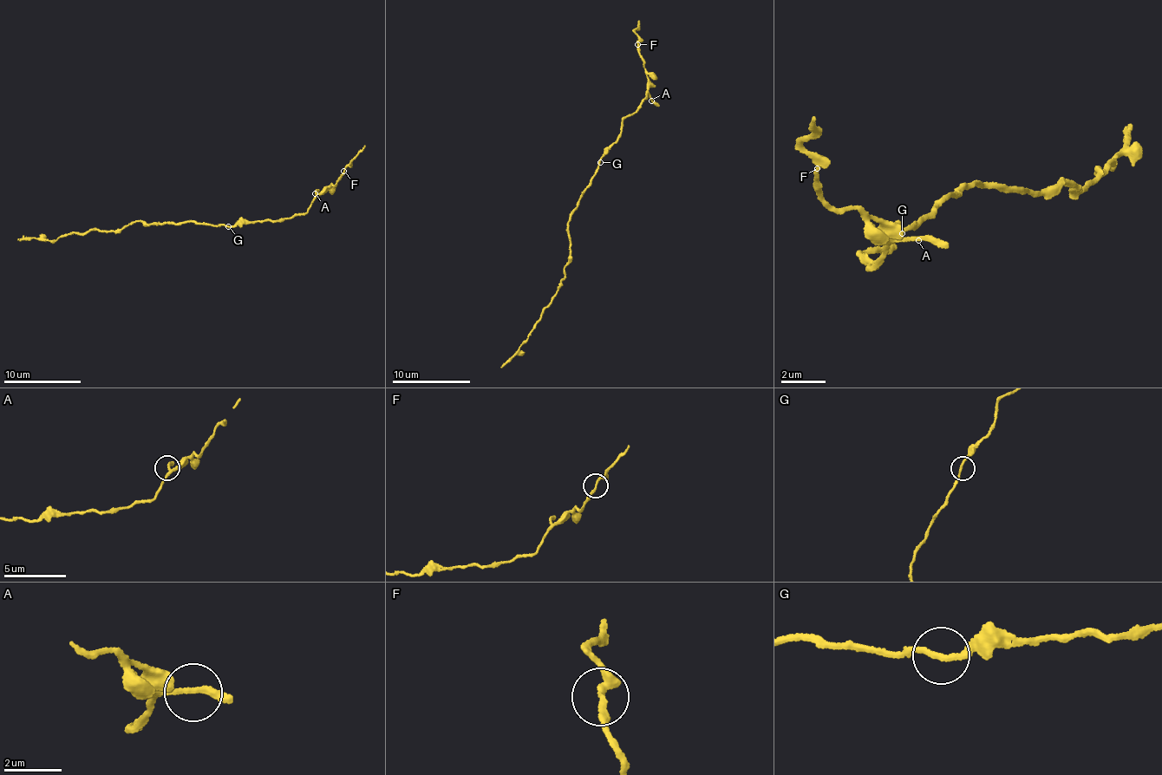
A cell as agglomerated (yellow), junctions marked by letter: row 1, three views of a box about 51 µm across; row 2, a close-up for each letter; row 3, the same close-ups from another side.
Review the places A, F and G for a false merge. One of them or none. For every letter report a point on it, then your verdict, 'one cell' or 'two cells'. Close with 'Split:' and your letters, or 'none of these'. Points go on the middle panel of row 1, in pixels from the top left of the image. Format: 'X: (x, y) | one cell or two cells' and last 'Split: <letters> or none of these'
A: (651, 100) | one cell
F: (637, 44) | one cell
G: (600, 162) | one cell
Split: none of these

